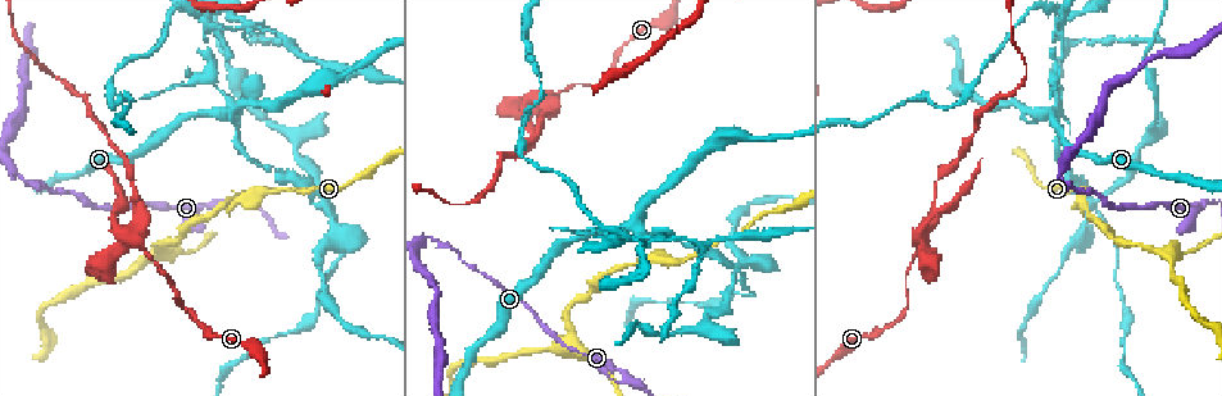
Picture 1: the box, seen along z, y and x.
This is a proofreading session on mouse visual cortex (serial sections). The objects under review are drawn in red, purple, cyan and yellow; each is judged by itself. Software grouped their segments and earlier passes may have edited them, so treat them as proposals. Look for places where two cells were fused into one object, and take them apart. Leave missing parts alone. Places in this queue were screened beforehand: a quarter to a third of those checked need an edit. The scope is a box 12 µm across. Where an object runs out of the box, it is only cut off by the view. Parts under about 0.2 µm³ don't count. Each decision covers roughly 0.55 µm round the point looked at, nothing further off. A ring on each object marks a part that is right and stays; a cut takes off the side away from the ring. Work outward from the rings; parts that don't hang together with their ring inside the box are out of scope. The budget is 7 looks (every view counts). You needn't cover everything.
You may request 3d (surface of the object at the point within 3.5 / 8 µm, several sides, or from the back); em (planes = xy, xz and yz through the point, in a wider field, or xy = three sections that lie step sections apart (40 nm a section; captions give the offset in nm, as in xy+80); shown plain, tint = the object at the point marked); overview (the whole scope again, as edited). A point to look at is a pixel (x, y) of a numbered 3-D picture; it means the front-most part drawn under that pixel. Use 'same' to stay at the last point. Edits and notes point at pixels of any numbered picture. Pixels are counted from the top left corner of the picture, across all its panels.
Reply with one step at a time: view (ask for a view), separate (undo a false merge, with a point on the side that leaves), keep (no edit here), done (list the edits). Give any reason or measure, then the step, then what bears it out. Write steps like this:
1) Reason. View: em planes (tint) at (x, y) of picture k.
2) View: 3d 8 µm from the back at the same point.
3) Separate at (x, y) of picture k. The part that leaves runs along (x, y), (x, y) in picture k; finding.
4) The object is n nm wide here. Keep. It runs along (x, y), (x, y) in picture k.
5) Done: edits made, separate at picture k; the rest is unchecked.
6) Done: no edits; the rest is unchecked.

Looks like a crossing. View: 3d 3.5 µm at (638, 235) of picture 1.

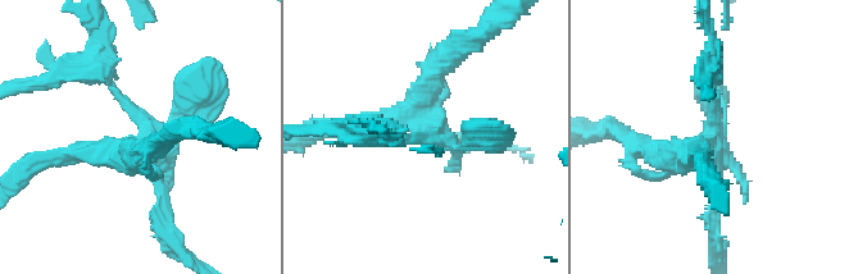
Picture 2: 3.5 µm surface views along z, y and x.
Need the tissue. View: em xy step 3 (tint) at (708, 141) of picture 2.

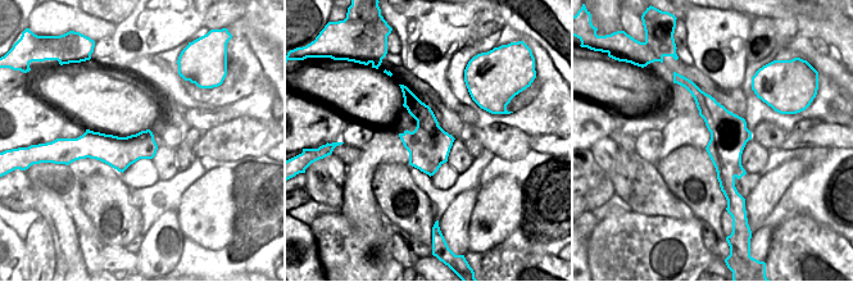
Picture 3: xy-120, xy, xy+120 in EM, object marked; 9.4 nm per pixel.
Separate at (160, 219) of picture 2. A border runs along (735, 114), (718, 155), (736, 176) in picture 3; a second cell is stuck on.

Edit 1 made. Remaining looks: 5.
A narrow waist. View: 3d 3.5 µm from the back at (1060, 178) of picture 1.

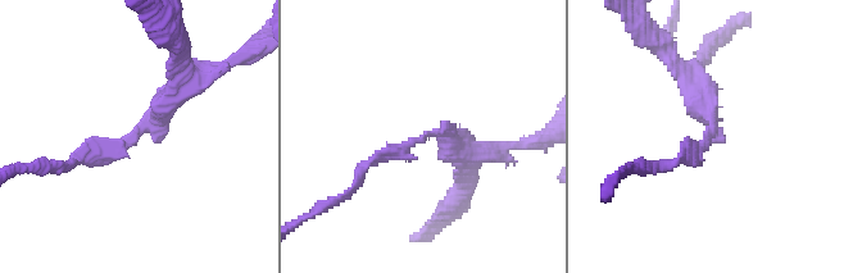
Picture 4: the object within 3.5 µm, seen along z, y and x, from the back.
Separate at (463, 192) of picture 4. The part that leaves runs along (439, 132), (471, 151), (459, 198) in picture 4; a second cell is stuck on.

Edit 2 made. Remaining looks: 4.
Thin neck. View: 3d 3.5 µm at (918, 239) of picture 1.

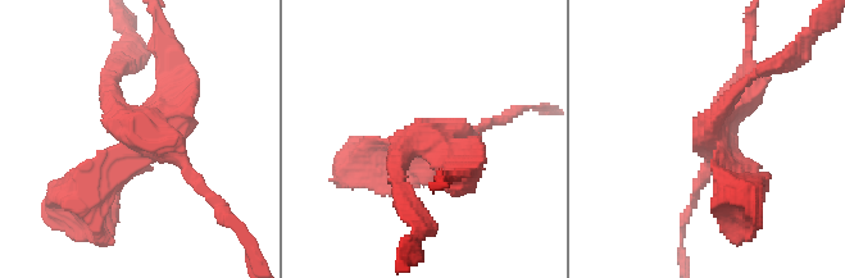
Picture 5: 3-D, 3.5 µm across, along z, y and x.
View: em xy step 1 (tint) at (450, 139) of picture 5.

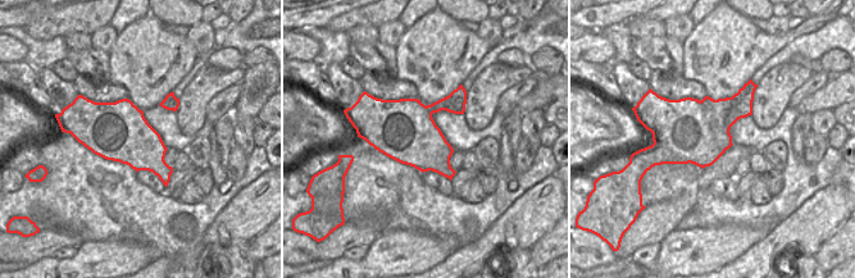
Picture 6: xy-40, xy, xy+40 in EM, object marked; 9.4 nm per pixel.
Separate at (745, 68) of picture 5. The part that leaves runs along (168, 117), (173, 46), (160, 30) in picture 5; two cells meet here.

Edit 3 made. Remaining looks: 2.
Done: edits made, separate at picture 2, separate at picture 4, separate at picture 5; the rest is unchecked.

